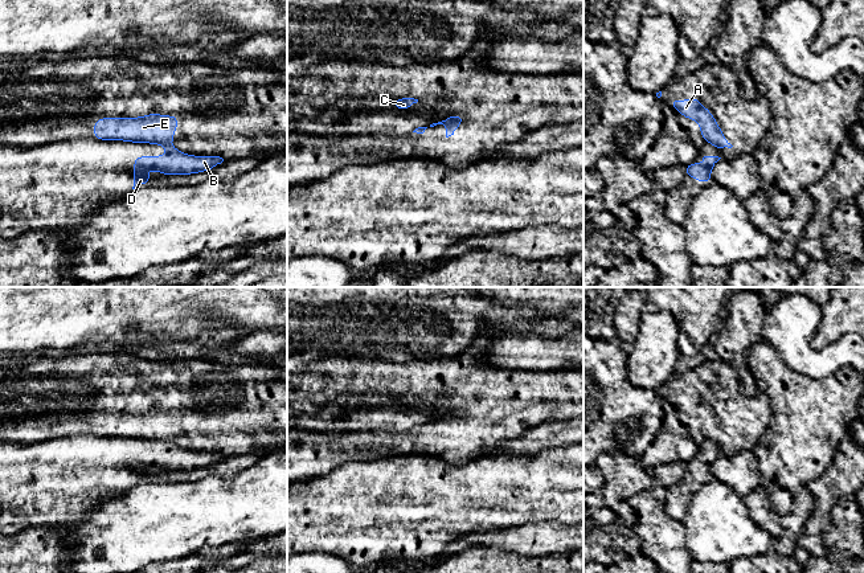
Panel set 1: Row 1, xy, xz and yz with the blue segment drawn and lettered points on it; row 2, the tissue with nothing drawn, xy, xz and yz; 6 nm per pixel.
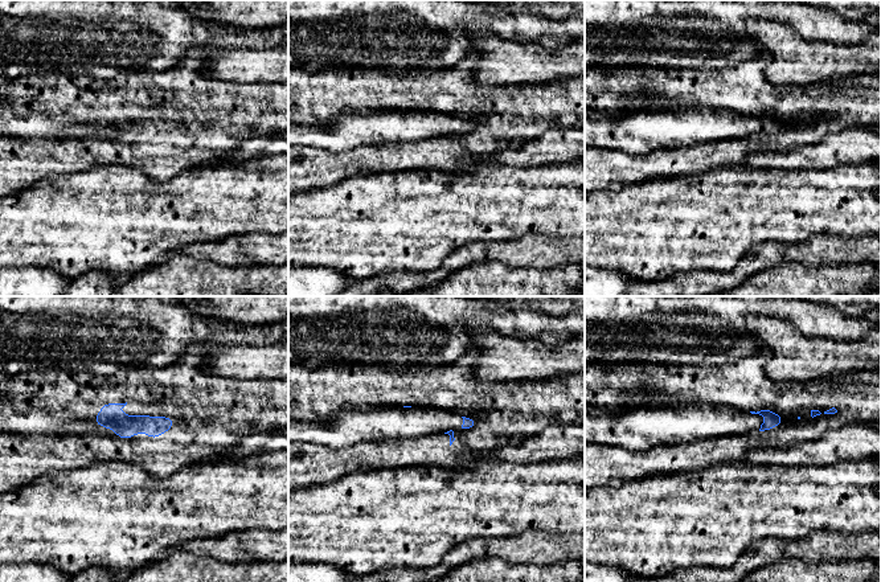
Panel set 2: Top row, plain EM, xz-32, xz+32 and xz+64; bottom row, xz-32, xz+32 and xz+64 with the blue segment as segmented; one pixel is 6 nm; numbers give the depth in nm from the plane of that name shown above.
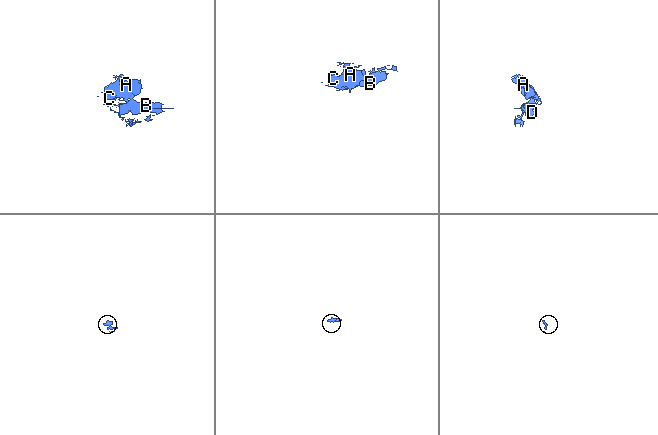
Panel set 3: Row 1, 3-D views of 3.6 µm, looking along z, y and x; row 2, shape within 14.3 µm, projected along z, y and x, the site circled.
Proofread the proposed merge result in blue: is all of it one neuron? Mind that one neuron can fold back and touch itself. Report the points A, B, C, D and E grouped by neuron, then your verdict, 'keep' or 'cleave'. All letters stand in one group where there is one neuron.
A C E / B D | cleave

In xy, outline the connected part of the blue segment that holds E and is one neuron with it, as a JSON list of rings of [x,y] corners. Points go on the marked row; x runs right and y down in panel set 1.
[[[151,112],[138,118],[102,118],[94,120],[94,138],[132,143],[167,144],[175,138],[177,115],[163,116]]]

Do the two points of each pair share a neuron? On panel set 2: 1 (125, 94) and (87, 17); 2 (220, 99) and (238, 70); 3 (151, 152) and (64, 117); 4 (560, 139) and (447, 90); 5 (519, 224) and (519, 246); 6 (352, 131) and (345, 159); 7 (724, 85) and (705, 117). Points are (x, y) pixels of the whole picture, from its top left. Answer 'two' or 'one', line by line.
1: two
2: two
3: one
4: two
5: two
6: two
7: two

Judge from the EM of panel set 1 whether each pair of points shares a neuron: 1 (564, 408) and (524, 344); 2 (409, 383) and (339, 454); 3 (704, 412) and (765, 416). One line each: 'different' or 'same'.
1: different
2: same
3: same

